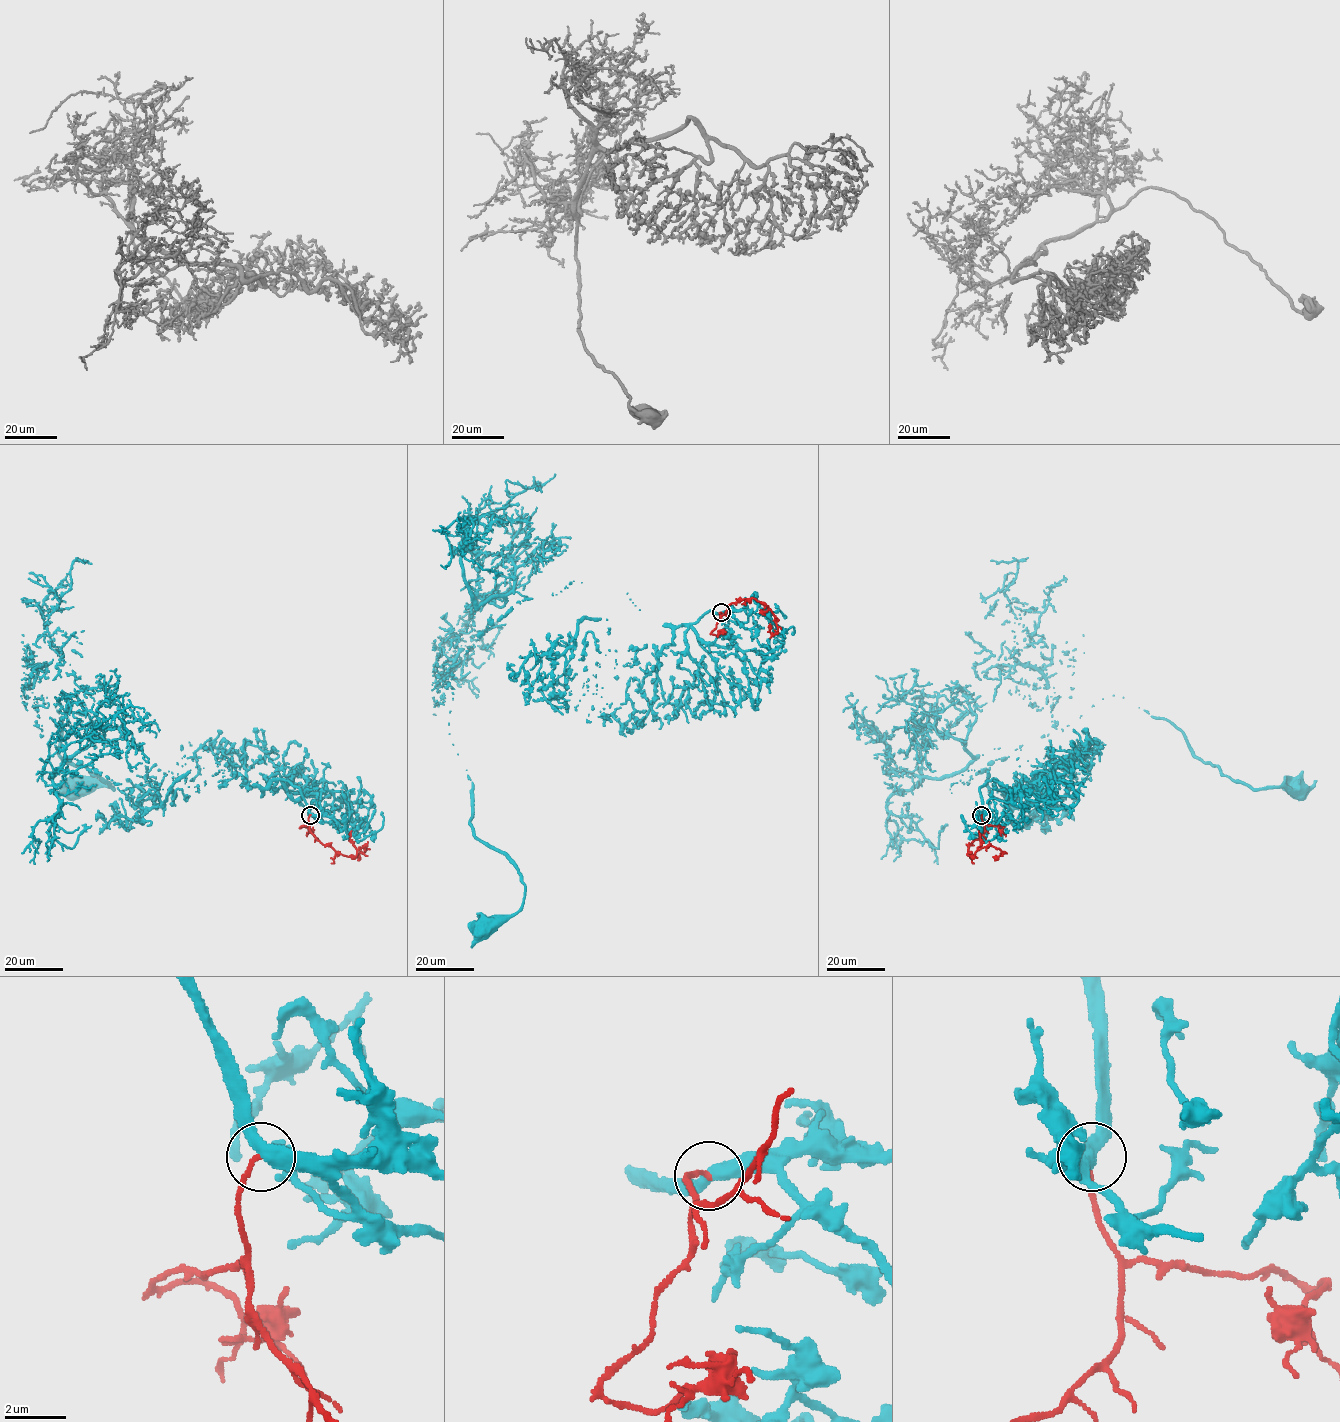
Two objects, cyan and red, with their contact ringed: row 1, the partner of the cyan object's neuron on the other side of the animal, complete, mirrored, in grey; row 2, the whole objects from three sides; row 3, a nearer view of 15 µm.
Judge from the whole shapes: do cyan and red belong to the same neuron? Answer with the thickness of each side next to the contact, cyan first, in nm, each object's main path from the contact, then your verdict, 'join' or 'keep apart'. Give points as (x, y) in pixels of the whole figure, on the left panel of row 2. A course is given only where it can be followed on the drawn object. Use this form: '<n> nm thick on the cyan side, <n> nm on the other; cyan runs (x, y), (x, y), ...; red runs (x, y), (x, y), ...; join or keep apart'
440 nm thick on the cyan side, 150 nm on the other; cyan runs (310, 814), (67, 757), (58, 652), (37, 725), (114, 789), (69, 789); red runs (310, 814), (309, 830), (316, 839), (343, 855), (355, 856), (364, 846), (367, 848), (359, 857); keep apart

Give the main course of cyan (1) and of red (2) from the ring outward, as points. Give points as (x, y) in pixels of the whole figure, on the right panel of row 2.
1: (982, 814), (1033, 784), (964, 784), (975, 665), (1016, 652), (1056, 729), (1123, 697), (1298, 789)
2: (982, 814), (984, 833), (971, 843), (967, 855), (974, 856), (986, 846), (998, 848), (1003, 853), (993, 857)

